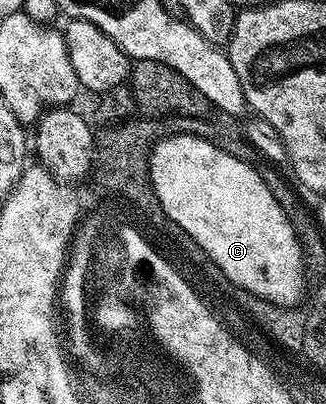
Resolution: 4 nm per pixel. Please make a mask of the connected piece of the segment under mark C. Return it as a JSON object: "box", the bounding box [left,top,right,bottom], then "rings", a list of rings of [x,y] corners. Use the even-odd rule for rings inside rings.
{"box":[149,131,307,306],"rings":[[[182,131],[162,136],[153,146],[149,155],[149,181],[163,211],[187,231],[231,283],[272,304],[300,306],[301,296],[307,293],[307,258],[283,207],[275,195],[271,195],[254,166],[243,163],[220,144],[202,137],[192,137],[188,131]]]}

